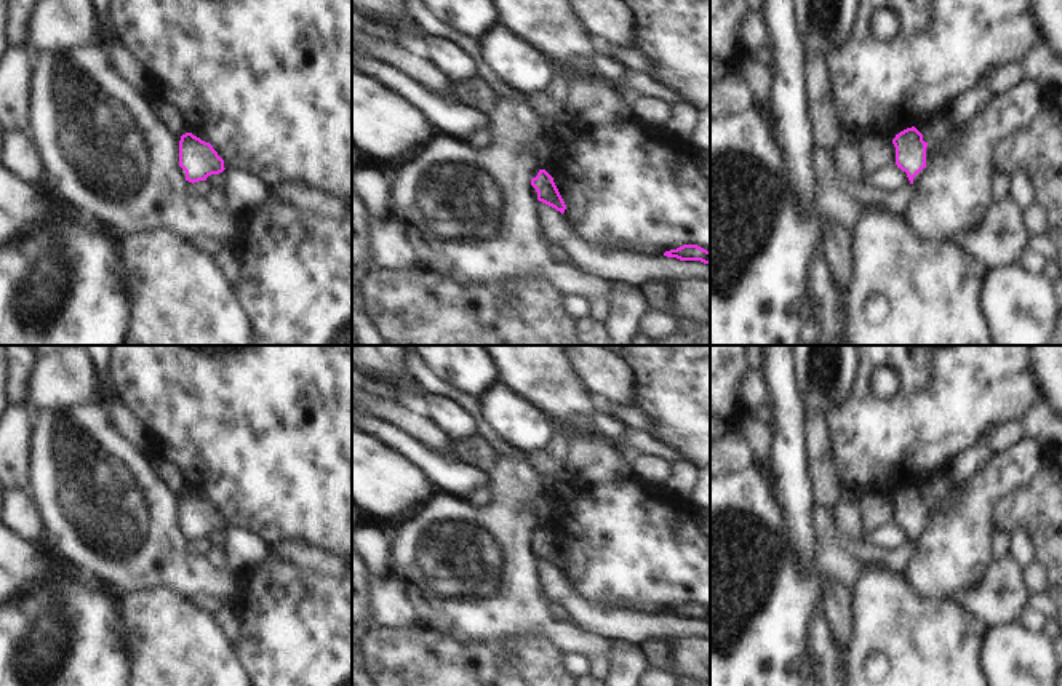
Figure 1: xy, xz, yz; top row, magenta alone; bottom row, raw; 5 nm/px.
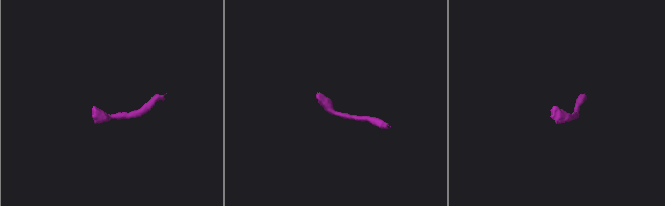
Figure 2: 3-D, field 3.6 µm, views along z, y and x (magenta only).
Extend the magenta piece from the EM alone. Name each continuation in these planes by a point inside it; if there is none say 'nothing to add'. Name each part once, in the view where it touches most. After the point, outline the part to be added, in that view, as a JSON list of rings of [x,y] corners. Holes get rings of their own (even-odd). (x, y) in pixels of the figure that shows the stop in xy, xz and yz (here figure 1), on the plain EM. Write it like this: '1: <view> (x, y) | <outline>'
nothing to add

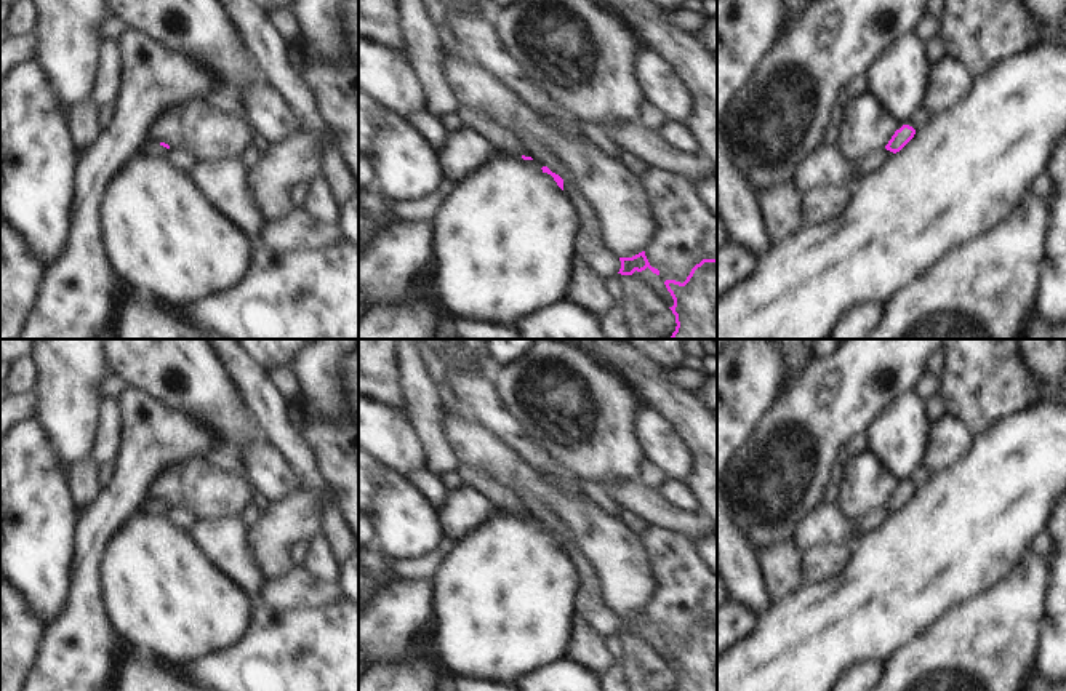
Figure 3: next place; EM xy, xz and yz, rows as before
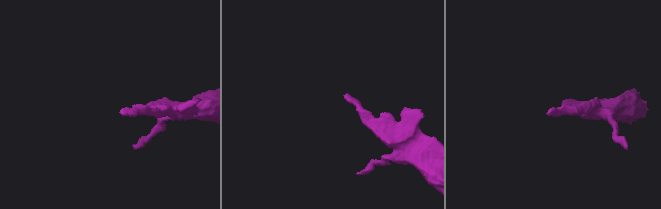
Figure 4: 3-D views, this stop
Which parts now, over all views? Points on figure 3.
1: xy (151, 506) | [[[149,497],[139,505],[138,512],[142,515],[166,515],[168,507],[163,505],[158,499]]]

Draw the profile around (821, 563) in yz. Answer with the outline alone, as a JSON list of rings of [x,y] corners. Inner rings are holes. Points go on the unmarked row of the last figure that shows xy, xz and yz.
[[[815,545],[802,553],[805,582],[821,584],[842,574],[852,560],[850,545]]]

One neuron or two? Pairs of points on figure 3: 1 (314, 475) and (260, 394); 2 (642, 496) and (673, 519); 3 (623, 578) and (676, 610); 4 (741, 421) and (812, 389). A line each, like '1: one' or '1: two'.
1: one
2: one
3: two
4: two

